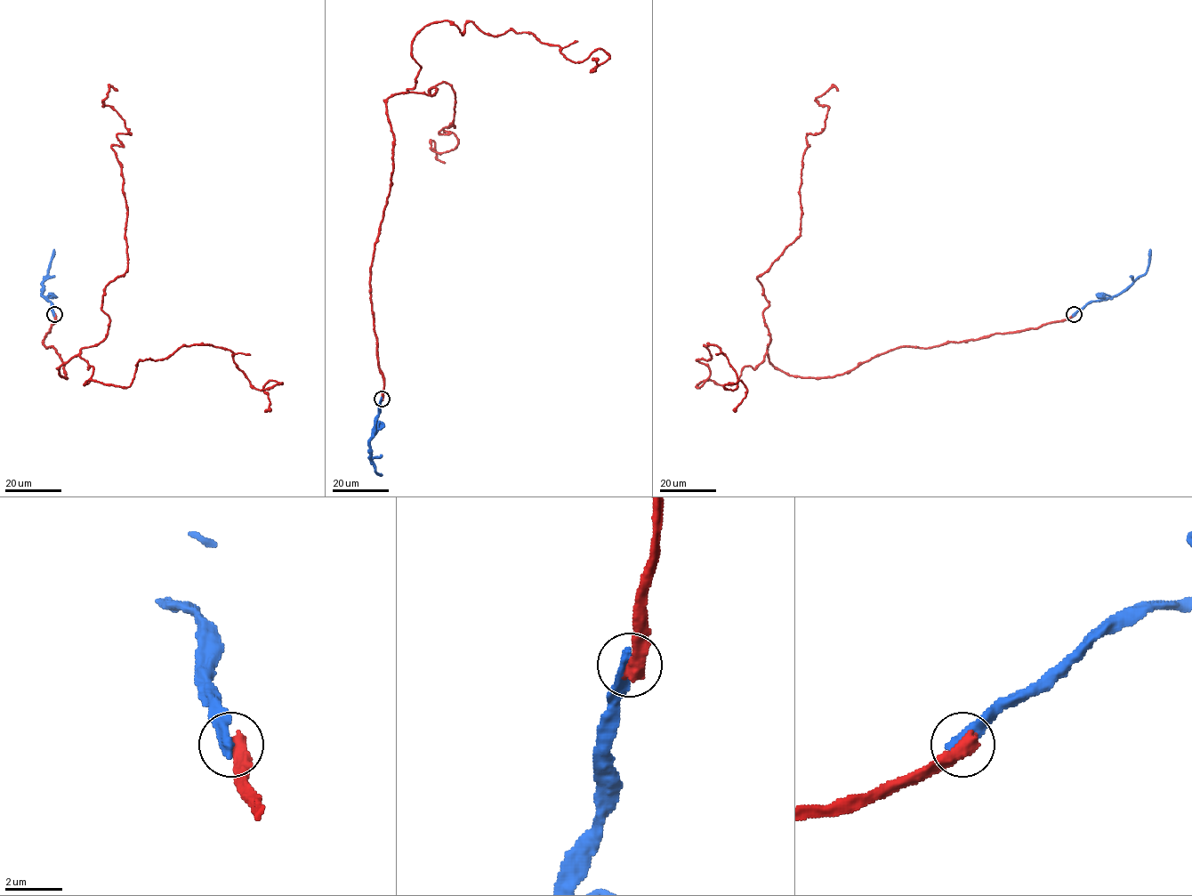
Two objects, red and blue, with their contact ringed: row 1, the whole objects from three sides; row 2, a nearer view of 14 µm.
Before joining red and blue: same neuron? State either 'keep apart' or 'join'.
keep apart

